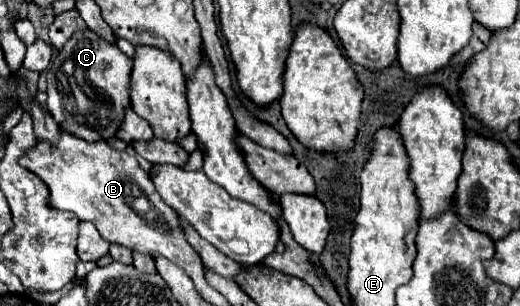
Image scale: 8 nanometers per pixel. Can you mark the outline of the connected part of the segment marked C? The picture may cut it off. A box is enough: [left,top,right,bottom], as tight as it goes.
[47,30,133,142]

